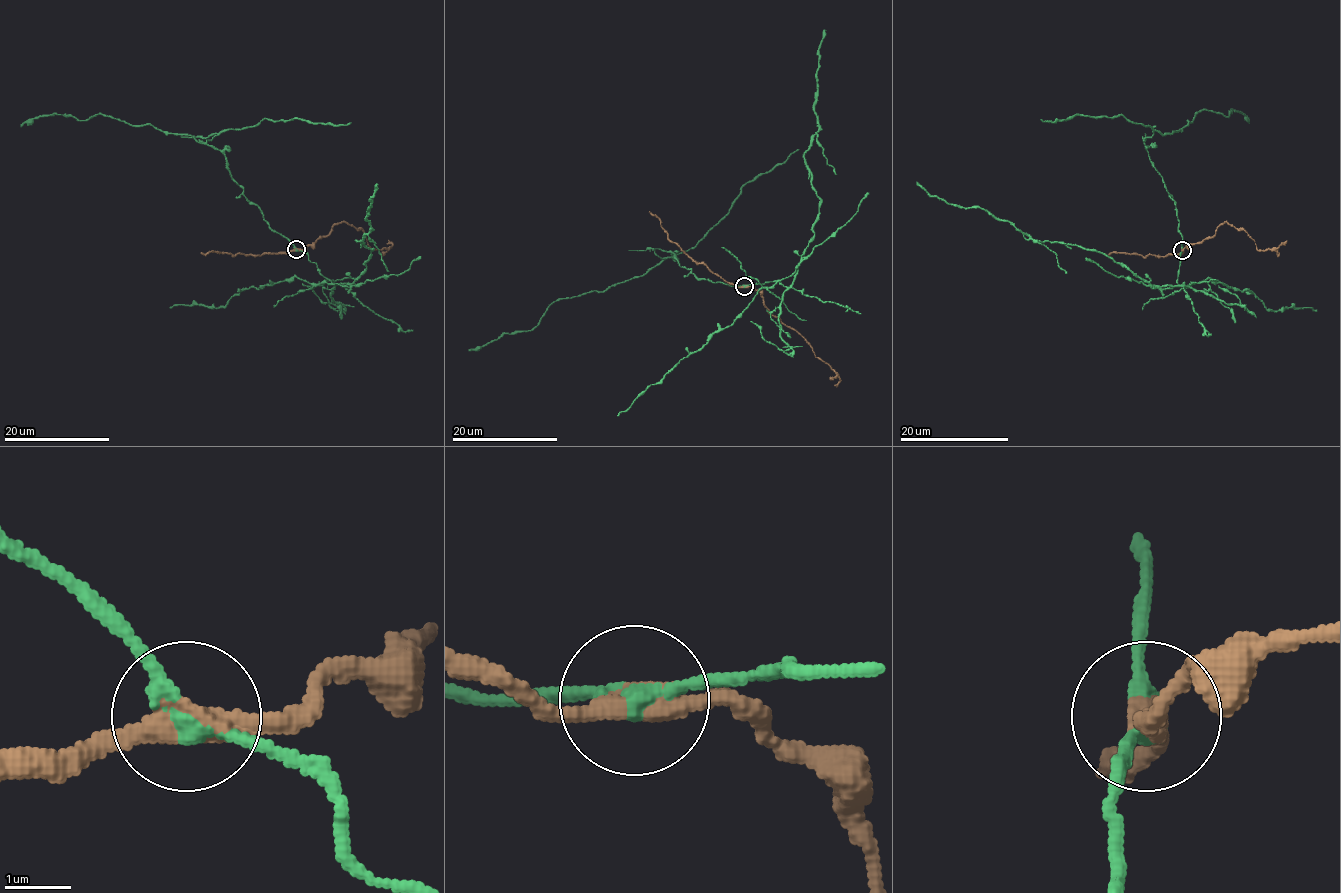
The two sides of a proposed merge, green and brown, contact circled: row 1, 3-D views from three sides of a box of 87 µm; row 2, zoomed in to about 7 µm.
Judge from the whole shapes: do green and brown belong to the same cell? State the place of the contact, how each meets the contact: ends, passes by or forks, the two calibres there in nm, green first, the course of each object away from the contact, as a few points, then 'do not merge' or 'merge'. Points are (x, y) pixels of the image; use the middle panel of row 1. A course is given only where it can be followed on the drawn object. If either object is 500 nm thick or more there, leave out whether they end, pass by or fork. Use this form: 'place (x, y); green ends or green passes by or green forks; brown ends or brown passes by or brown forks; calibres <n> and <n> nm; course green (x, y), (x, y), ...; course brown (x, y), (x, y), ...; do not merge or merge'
place (744, 286); green passes by; brown passes by; calibres 280 and 360 nm; course green (744, 286), (698, 278), (657, 248), (664, 259), (645, 273), (554, 301), (531, 330), (469, 351); course brown (744, 286), (753, 286), (769, 311), (793, 327), (815, 356), (823, 360), (840, 380), (836, 386); do not merge

